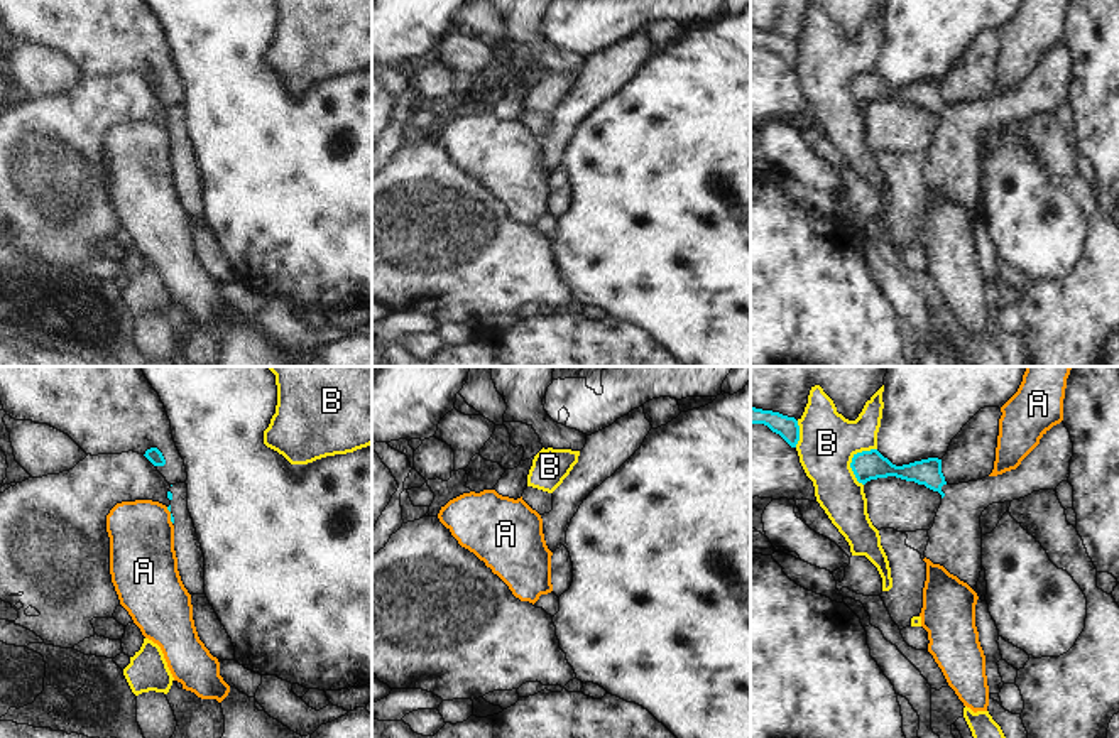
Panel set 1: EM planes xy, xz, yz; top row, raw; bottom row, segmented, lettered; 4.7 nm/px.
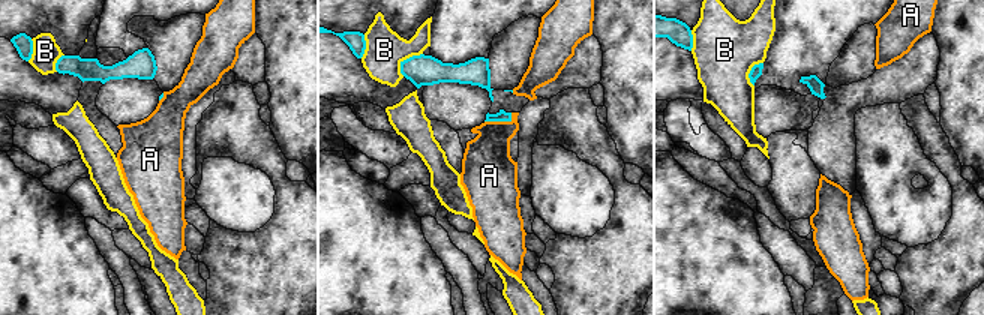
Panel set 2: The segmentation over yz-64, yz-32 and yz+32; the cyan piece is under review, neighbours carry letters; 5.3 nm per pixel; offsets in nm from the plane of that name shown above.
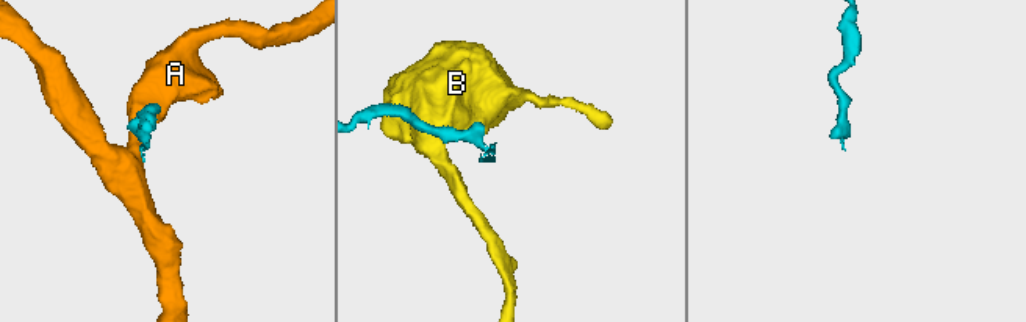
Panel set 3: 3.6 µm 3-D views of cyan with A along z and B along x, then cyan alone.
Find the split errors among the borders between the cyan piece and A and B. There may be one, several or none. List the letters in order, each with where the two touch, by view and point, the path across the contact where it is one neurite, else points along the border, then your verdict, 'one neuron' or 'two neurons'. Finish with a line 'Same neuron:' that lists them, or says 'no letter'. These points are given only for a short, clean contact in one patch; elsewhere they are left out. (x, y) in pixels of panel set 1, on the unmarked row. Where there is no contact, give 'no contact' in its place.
A: xy (171, 137) | along xy (166, 129), (173, 144) | two neurons
B: yz (852, 81) | two neurons
Same neuron: no letter

